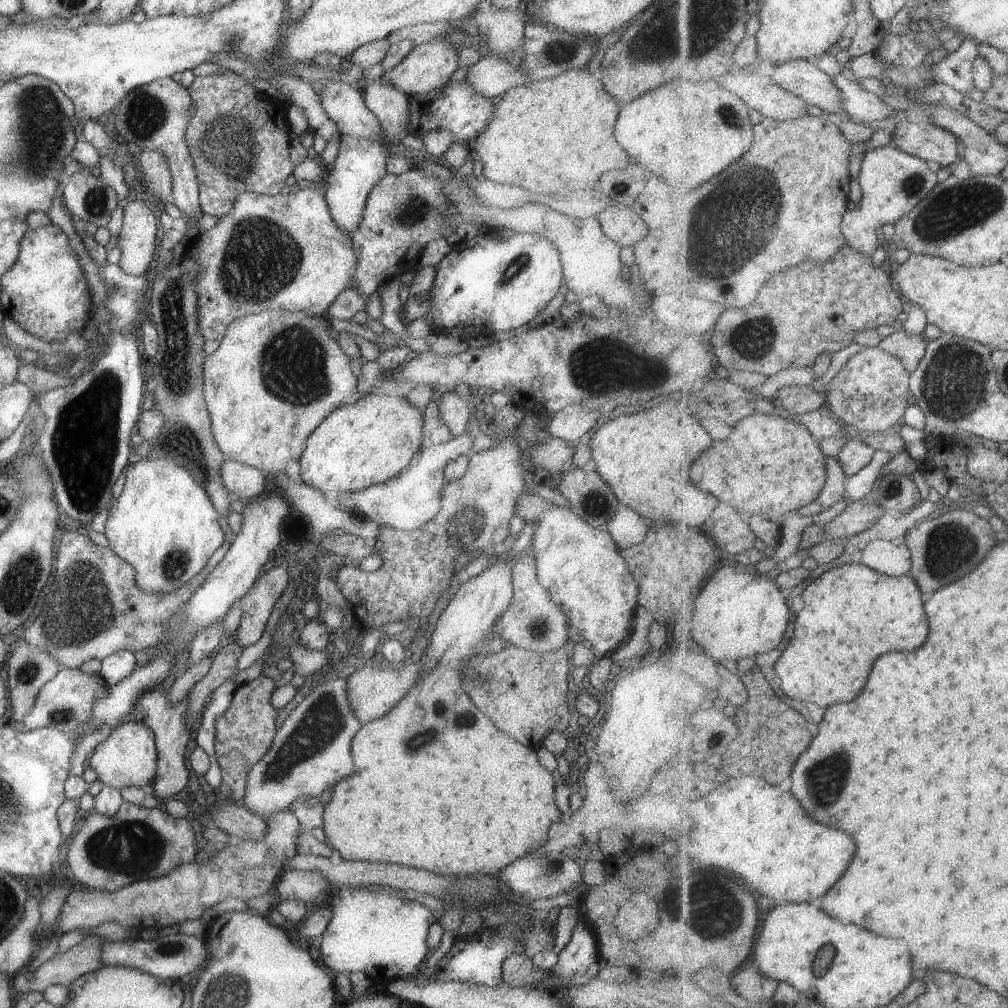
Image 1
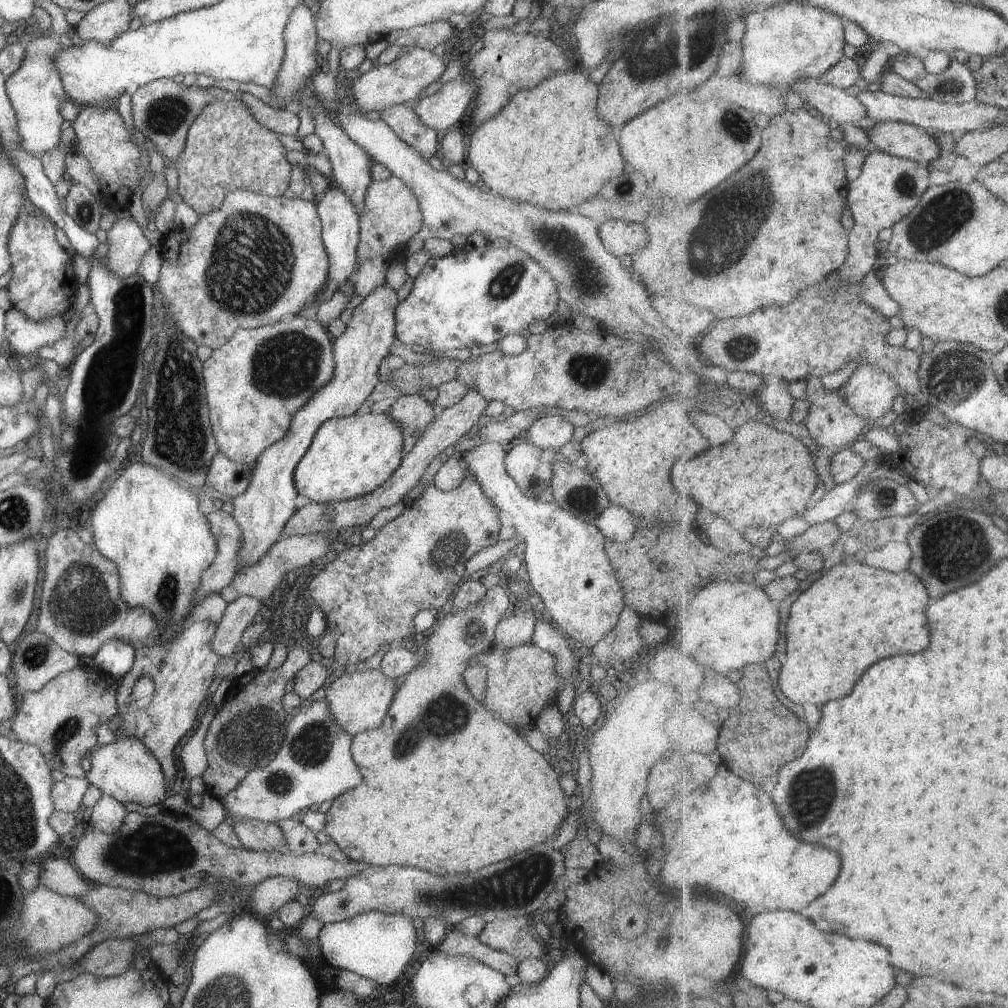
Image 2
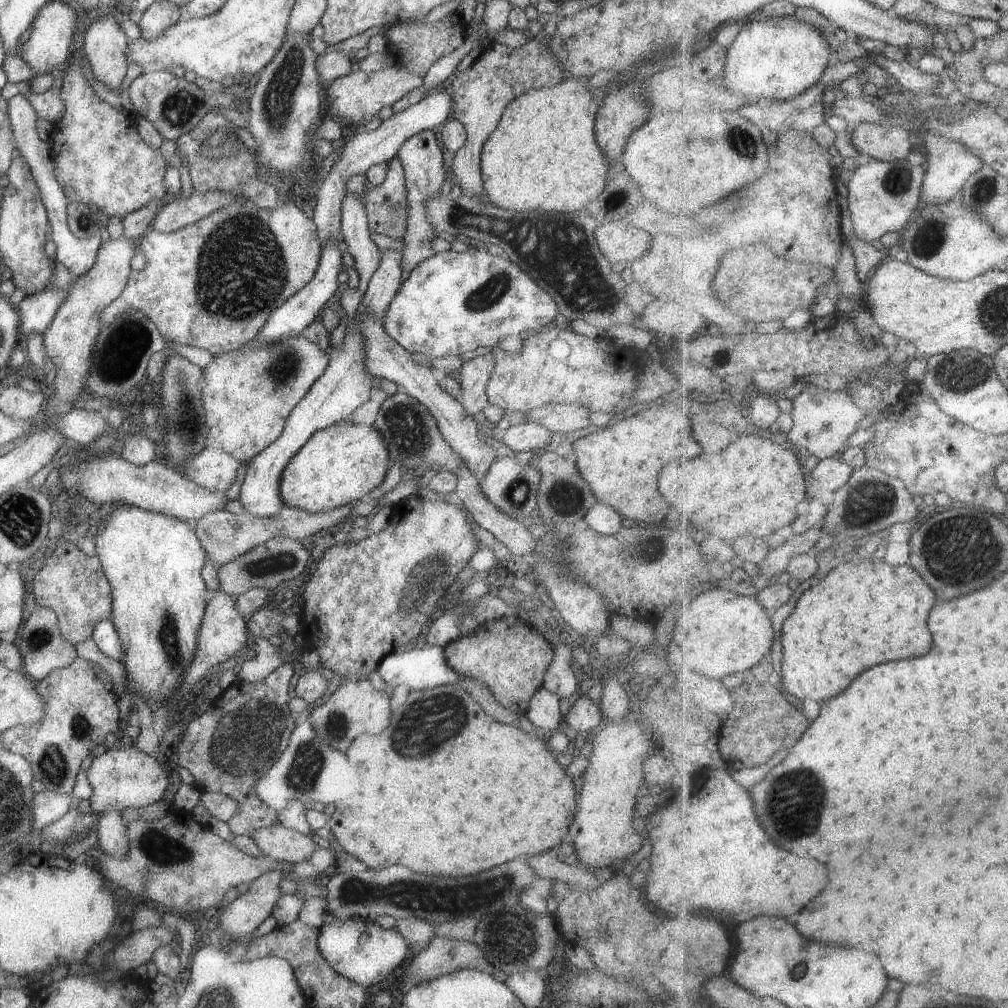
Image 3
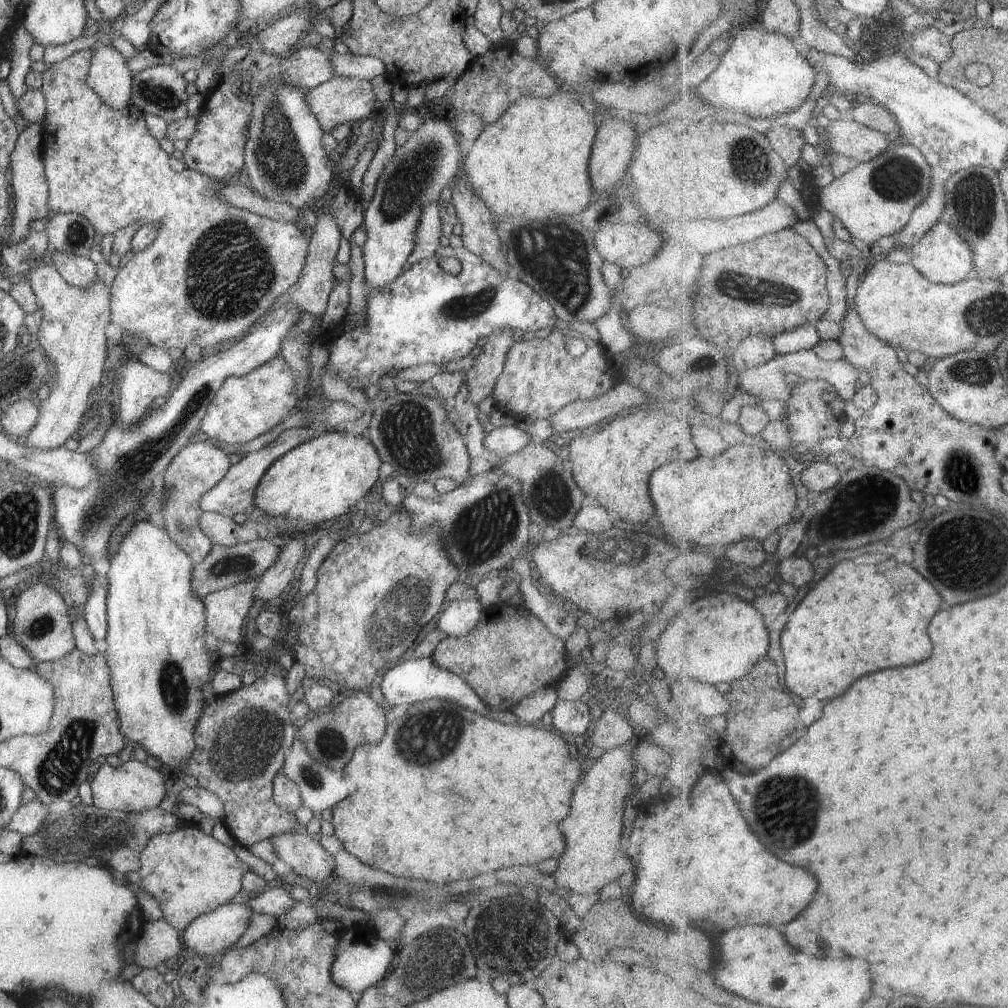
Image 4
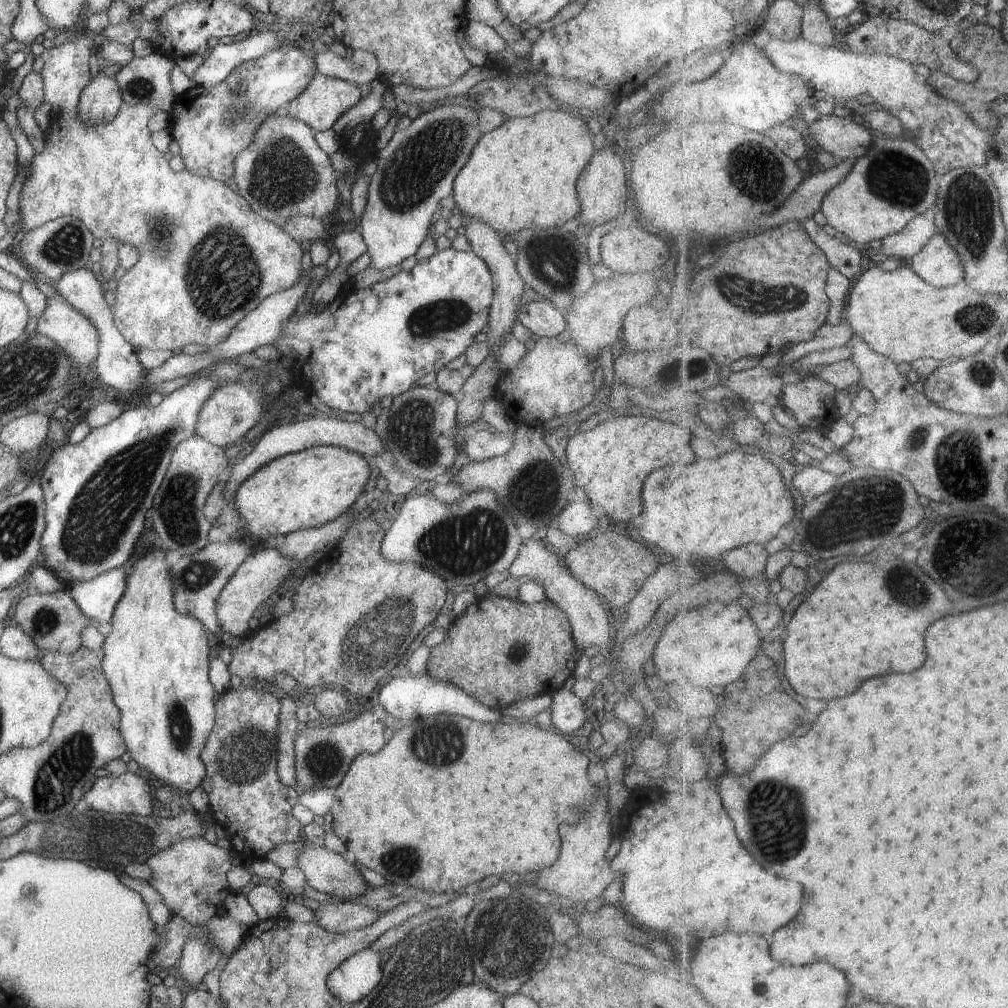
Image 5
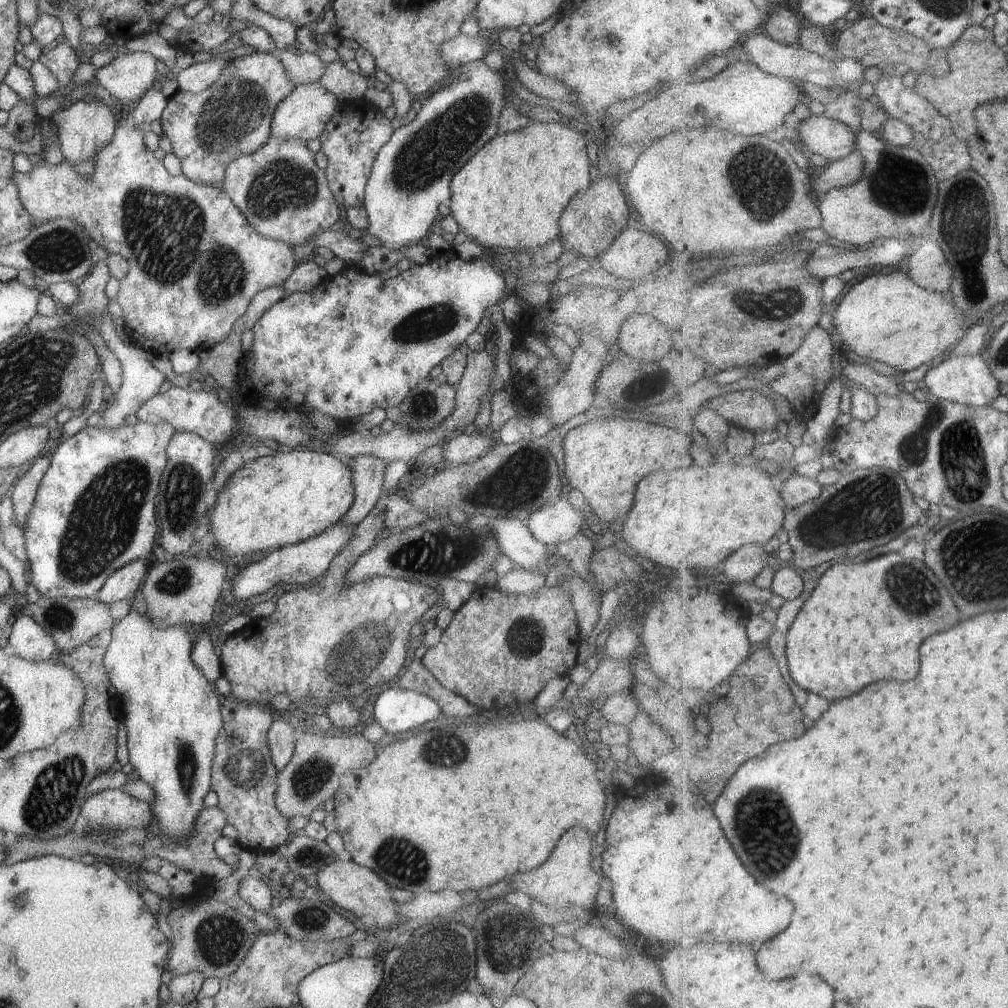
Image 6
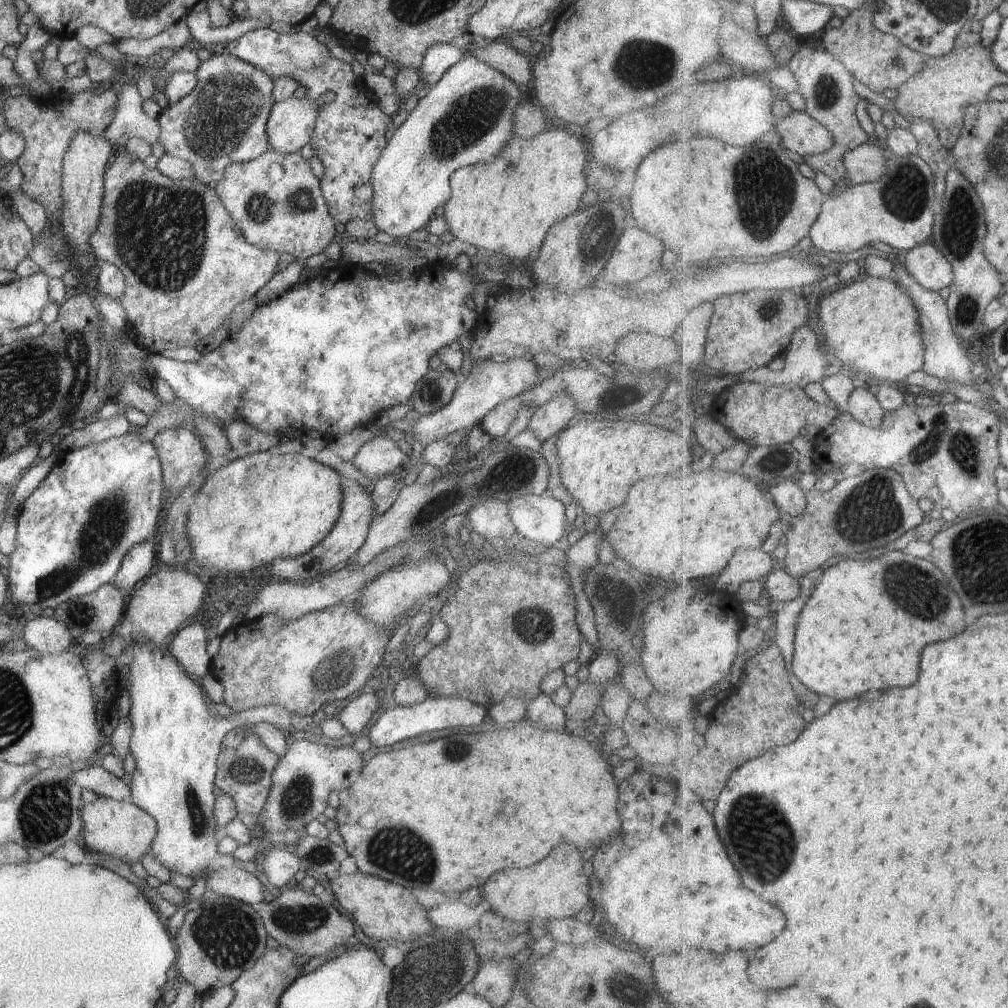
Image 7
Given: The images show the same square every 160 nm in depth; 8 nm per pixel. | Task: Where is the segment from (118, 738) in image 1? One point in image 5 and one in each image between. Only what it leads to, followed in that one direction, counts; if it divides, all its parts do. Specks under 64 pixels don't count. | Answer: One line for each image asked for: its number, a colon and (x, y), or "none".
2: (125, 768)
3: (122, 777)
4: (127, 785)
5: (127, 793)

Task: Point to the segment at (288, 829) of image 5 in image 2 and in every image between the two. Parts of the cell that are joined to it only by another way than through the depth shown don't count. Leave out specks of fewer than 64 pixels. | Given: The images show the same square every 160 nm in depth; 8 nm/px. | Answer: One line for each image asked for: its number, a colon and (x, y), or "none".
2: (246, 731)
3: (232, 744)
4: (241, 737)

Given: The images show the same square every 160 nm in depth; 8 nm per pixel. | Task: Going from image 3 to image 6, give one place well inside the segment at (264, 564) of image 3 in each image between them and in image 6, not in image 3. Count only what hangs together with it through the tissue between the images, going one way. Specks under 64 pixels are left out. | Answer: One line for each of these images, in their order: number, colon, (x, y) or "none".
4: (222, 568)
5: (197, 579)
6: (182, 592)

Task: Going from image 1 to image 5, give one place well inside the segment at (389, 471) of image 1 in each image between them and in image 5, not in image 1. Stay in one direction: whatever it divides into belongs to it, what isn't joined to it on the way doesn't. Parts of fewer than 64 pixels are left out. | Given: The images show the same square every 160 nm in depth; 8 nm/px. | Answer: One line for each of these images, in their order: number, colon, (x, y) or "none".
2: (349, 456)
3: (339, 464)
4: (320, 480)
5: (305, 489)

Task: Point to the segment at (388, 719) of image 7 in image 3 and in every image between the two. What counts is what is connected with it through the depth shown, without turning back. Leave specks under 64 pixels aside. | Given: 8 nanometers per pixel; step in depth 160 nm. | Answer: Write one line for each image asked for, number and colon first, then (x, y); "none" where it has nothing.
3: (424, 668)
4: (415, 680)
5: (406, 695)
6: (396, 710)

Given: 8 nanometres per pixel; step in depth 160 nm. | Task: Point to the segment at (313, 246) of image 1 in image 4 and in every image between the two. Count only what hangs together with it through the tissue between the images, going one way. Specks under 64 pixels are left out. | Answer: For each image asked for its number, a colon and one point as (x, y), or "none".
2: (256, 260)
3: (262, 256)
4: (213, 269)

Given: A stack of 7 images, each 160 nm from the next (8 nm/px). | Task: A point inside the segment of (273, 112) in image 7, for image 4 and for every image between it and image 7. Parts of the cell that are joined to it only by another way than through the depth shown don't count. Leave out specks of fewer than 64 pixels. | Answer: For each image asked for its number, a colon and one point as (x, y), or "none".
4: (340, 100)
5: (324, 99)
6: (302, 114)

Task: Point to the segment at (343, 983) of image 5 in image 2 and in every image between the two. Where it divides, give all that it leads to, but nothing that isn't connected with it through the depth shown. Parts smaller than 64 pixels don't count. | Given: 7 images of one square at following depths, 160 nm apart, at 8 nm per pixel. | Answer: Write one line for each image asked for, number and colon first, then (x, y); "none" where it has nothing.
2: (375, 945)
3: (359, 950)
4: (361, 959)

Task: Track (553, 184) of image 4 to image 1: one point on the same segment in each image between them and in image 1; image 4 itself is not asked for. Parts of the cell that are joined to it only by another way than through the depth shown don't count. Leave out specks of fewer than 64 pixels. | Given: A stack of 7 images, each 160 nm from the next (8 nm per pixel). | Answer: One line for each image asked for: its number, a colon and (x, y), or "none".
1: (545, 135)
2: (529, 151)
3: (542, 155)

